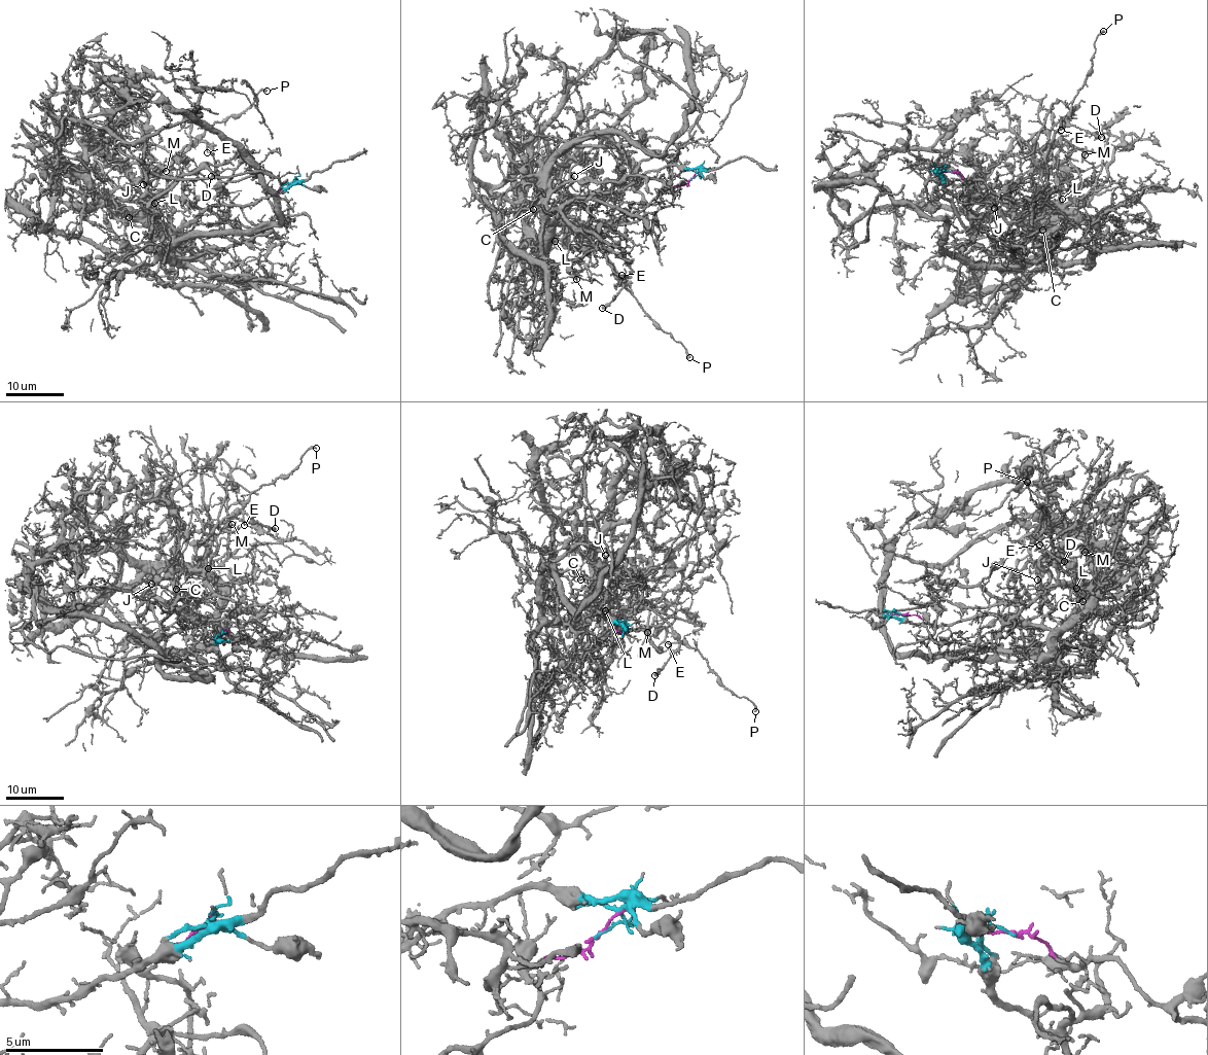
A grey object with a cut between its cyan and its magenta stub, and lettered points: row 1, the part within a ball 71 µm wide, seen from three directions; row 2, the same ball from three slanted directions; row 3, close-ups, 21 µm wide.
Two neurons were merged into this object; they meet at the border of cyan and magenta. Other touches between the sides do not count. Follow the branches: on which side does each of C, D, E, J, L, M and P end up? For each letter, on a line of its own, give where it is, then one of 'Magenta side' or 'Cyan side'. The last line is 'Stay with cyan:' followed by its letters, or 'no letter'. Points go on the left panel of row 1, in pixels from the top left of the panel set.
C: Place: (129, 217). Cyan side
D: Place: (211, 176). Magenta side
E: Place: (207, 152). Magenta side
J: Place: (143, 184). Cyan side
L: Place: (154, 203). Cyan side
M: Place: (166, 171). Cyan side
P: Place: (267, 91). Magenta side
Stay with cyan: C, J, L, M

